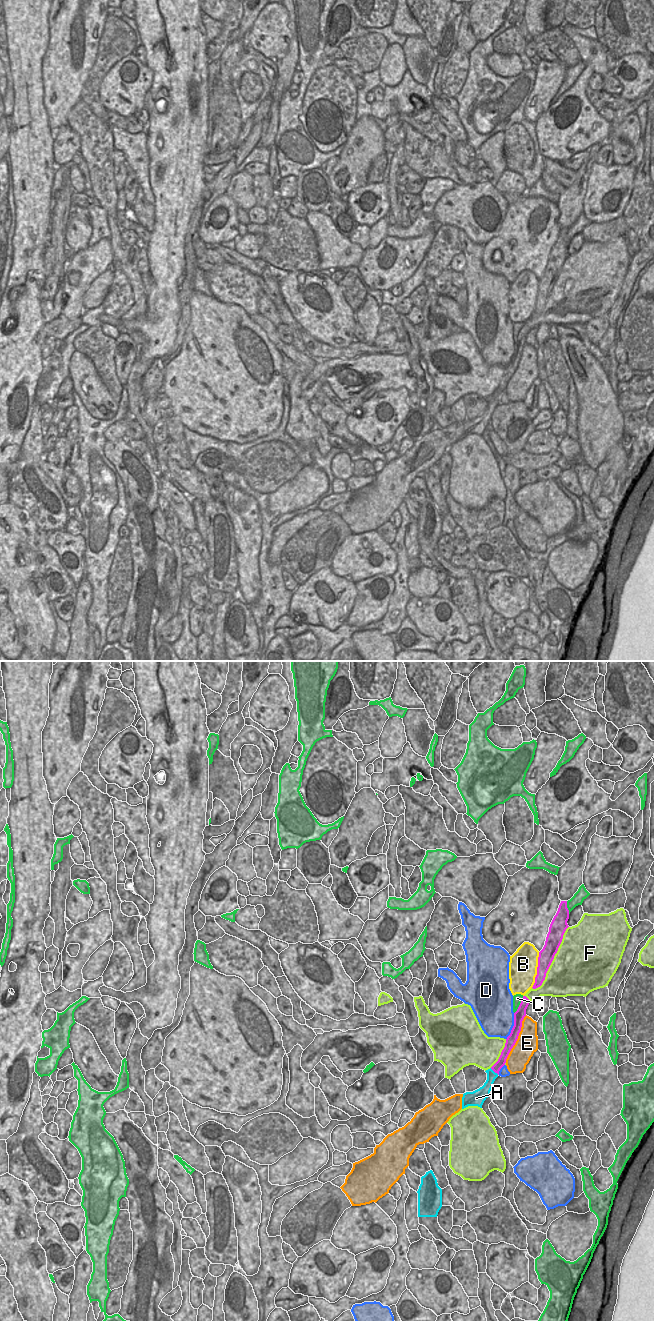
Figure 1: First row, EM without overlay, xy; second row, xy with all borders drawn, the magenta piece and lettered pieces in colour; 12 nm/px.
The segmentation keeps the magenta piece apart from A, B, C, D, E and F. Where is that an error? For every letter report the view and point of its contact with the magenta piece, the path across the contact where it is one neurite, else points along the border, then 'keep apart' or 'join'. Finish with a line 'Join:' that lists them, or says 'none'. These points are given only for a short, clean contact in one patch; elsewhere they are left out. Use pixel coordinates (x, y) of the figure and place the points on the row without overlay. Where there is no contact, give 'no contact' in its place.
A: meets magenta in xy at (494, 399); runs through xy (500, 391), (494, 399), (491, 403); join
B: meets magenta in xy at (537, 298); keep apart
C: meets magenta in xy at (519, 333); keep apart
D: meets magenta in xy at (513, 354); keep apart
E: meets magenta in xy at (517, 366); keep apart
F: meets magenta in xy at (553, 286); keep apart
Join: A

